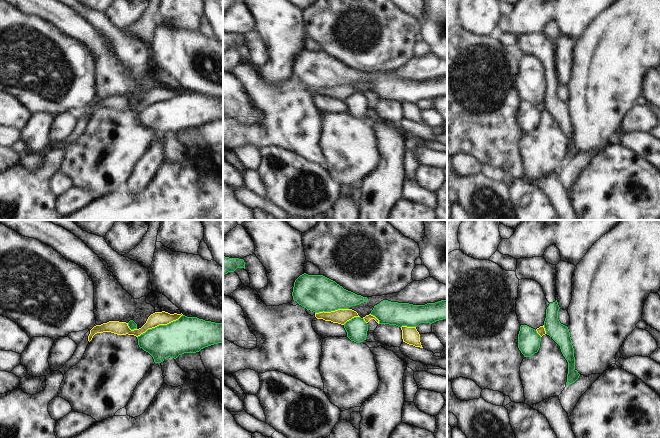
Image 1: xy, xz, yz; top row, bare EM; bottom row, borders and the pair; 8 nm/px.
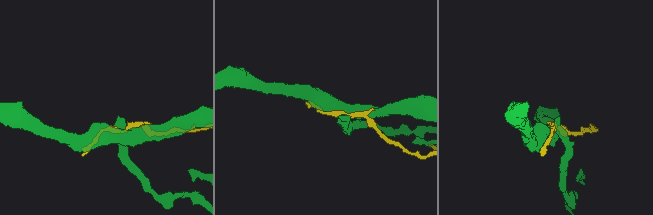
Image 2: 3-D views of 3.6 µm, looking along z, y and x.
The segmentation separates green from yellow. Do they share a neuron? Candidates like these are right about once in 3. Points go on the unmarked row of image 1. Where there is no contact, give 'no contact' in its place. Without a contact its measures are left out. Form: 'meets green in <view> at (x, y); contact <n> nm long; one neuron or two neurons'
meets green in xy at (159, 101); contact 420 nm long; two neurons

